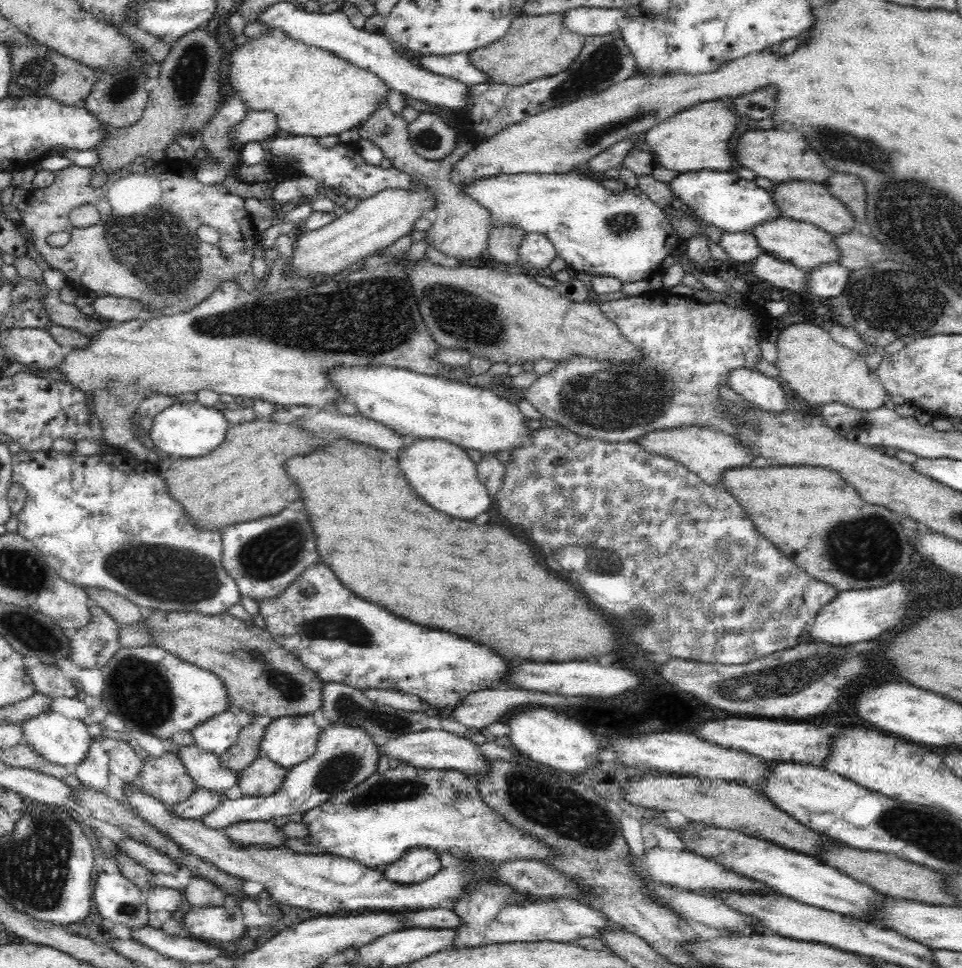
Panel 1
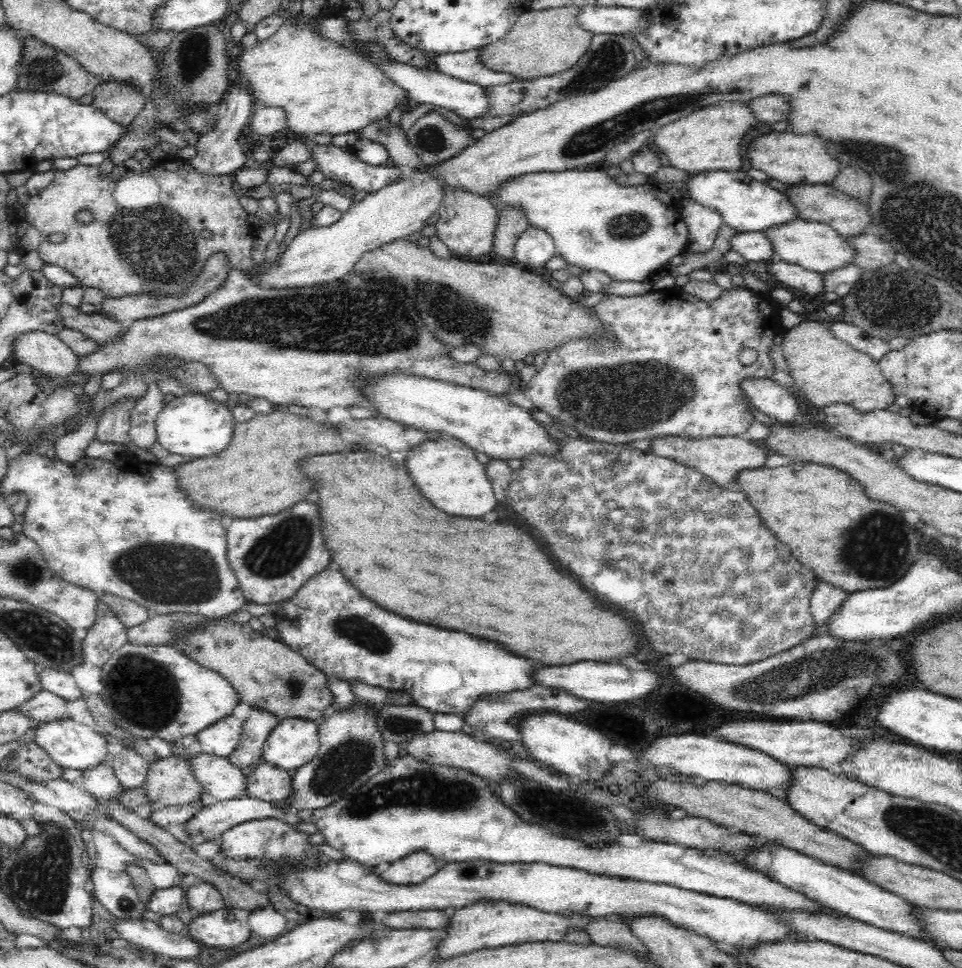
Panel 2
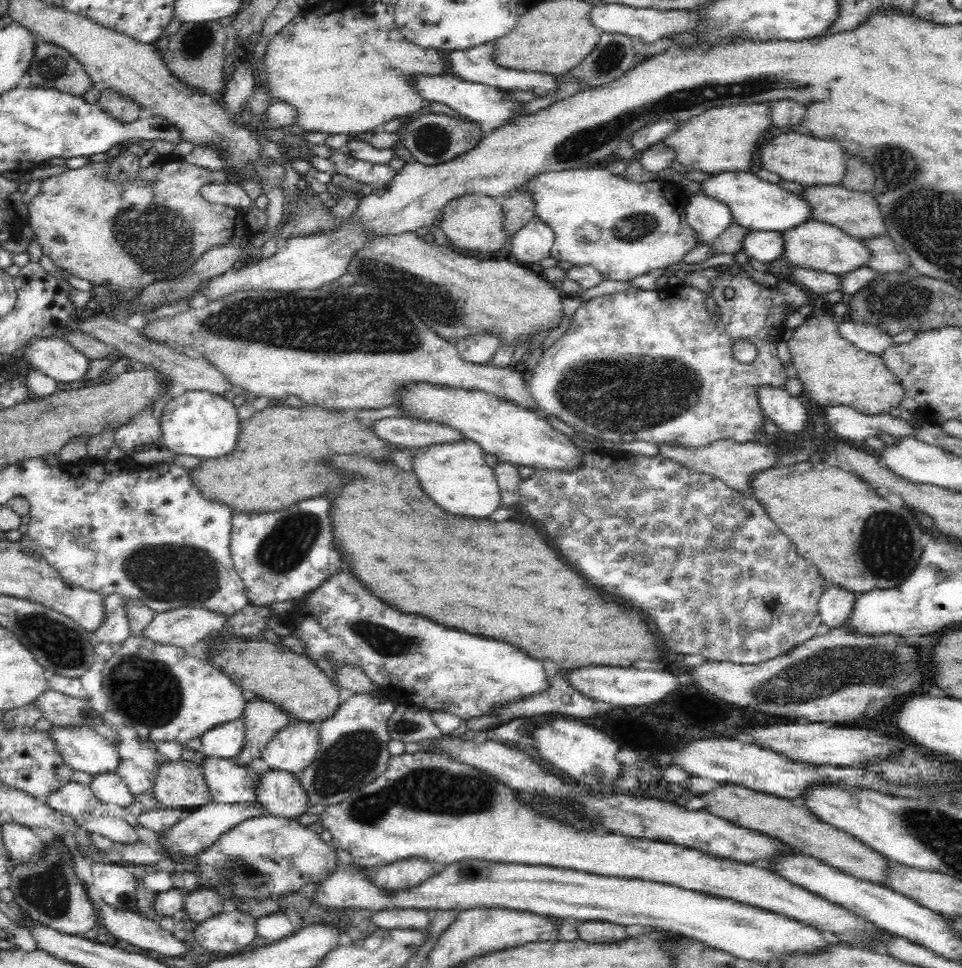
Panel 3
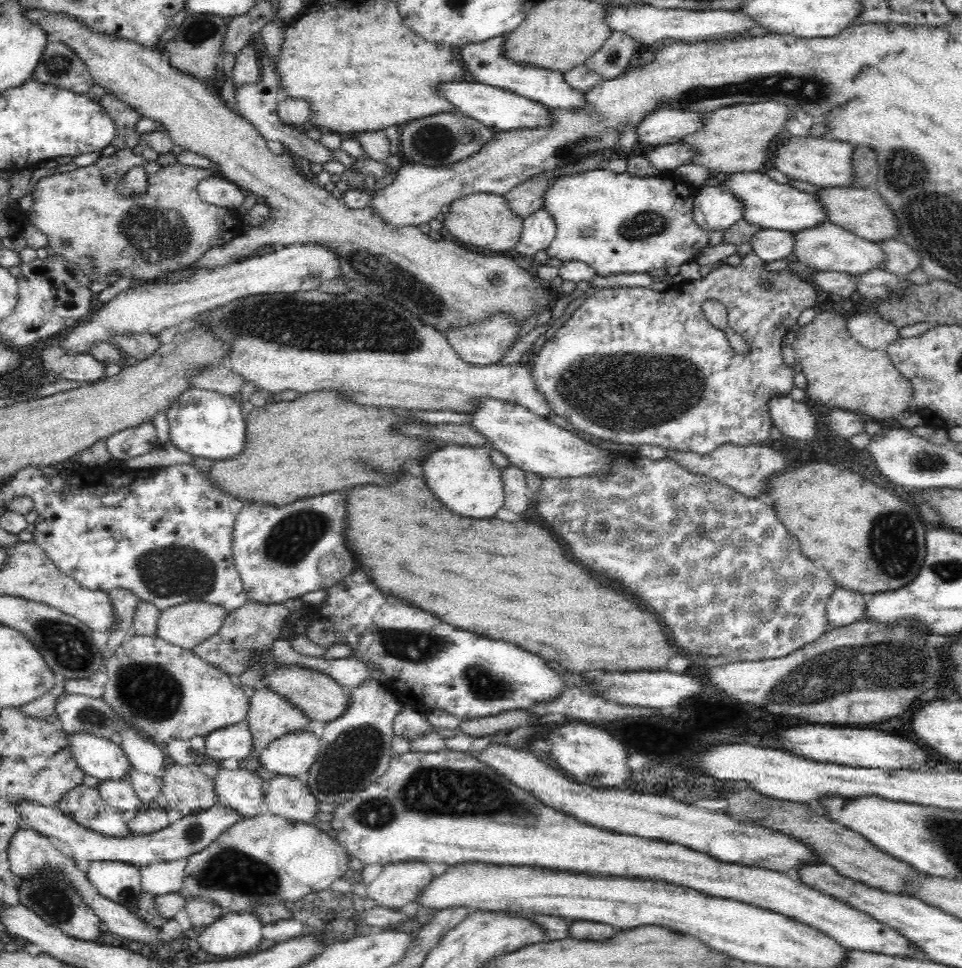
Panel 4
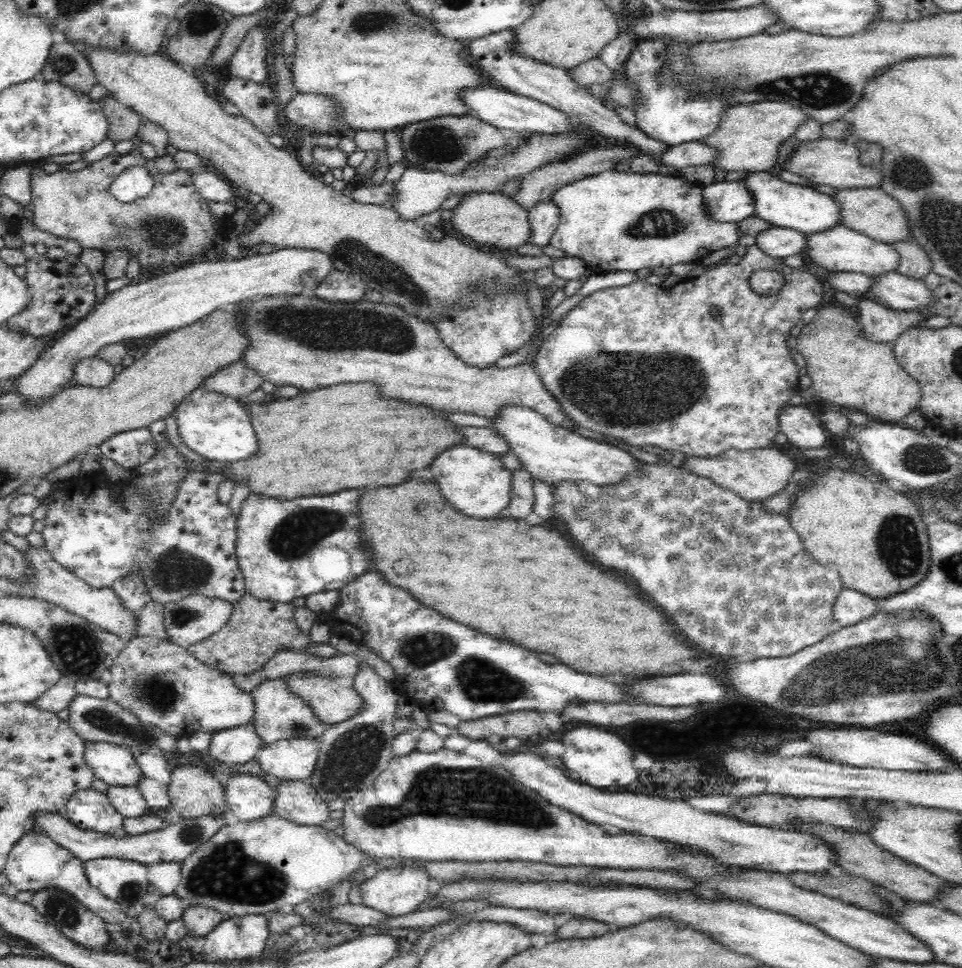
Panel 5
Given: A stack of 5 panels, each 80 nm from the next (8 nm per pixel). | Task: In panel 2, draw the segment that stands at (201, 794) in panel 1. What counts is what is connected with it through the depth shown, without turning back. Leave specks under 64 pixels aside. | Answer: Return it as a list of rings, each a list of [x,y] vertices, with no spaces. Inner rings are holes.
[[[201,795],[194,803],[178,804],[170,807],[156,807],[151,812],[149,818],[151,822],[165,828],[175,837],[181,837],[181,828],[188,822],[198,811],[211,804],[213,799]]]

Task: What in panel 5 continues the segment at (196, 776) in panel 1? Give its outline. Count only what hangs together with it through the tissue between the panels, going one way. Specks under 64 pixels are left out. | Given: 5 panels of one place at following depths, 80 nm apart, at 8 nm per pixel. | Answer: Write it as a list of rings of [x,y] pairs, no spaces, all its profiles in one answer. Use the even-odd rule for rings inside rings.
[[[250,773],[223,774],[226,810],[243,823],[274,814],[274,790],[264,779]]]

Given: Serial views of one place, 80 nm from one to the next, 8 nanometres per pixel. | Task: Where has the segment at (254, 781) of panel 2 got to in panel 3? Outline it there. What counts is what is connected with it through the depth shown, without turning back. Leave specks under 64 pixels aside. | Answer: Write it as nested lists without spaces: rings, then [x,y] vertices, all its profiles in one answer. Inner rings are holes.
[[[268,768],[258,774],[256,781],[256,801],[265,806],[270,815],[293,819],[309,807],[298,774]]]

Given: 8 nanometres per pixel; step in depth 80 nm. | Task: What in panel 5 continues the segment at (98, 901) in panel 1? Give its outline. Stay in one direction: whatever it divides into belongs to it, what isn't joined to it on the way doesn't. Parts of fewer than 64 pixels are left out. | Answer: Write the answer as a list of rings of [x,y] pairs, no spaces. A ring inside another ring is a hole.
[[[103,857],[84,863],[89,883],[106,898],[116,901],[121,909],[138,906],[149,888],[146,880],[148,868],[137,861],[120,857]]]

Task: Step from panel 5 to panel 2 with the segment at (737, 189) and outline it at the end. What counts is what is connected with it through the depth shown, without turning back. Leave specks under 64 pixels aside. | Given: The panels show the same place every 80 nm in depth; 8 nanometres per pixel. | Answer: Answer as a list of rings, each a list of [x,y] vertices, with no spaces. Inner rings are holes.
[[[682,198],[676,208],[687,224],[689,235],[688,250],[704,254],[712,249],[719,228],[723,225],[720,213],[708,209],[688,198]]]

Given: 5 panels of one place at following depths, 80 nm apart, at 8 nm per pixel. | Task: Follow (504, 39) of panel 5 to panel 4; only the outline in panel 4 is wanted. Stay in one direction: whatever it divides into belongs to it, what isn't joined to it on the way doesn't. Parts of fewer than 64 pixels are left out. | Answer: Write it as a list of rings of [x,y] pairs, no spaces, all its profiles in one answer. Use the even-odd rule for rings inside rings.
[[[504,35],[490,38],[484,42],[461,46],[460,60],[466,60],[467,66],[462,66],[464,71],[472,77],[472,81],[487,84],[496,88],[503,88],[518,96],[542,103],[545,108],[562,108],[576,111],[585,106],[585,98],[580,92],[574,91],[564,83],[563,73],[558,71],[536,68],[524,63],[516,63],[512,59],[502,57],[502,44]]]

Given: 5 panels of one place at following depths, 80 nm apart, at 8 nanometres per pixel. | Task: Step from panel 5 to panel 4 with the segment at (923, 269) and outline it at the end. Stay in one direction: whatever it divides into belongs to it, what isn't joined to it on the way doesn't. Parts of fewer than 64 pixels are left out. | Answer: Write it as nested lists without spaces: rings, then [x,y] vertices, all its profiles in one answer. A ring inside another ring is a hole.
[[[892,238],[876,240],[874,243],[884,251],[885,260],[881,265],[884,271],[904,278],[905,275],[910,274],[912,270],[916,270],[920,266],[916,252],[912,252],[902,240]]]

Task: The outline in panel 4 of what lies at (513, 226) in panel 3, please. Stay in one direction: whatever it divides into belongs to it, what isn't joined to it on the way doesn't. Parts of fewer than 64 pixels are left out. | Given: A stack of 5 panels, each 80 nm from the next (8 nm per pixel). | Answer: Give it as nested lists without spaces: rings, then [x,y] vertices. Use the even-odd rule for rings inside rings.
[[[566,170],[547,171],[530,178],[529,181],[518,184],[504,196],[510,211],[518,216],[518,219],[524,220],[529,214],[542,207],[542,198],[548,188],[548,182],[552,178],[566,174]]]

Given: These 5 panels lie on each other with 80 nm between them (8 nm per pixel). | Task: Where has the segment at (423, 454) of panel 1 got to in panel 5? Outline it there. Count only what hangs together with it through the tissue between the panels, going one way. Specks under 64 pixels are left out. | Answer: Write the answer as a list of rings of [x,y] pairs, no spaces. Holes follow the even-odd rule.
[[[454,445],[440,452],[430,464],[431,479],[438,484],[438,489],[447,501],[466,516],[474,518],[494,518],[507,506],[512,494],[512,472],[500,461],[500,456],[470,445]]]

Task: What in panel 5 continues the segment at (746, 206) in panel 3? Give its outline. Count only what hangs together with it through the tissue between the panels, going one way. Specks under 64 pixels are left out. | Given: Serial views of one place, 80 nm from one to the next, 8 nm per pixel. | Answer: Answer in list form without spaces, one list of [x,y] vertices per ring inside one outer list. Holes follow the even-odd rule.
[[[770,171],[748,173],[739,179],[738,183],[744,183],[744,187],[750,191],[754,199],[752,216],[769,222],[771,227],[790,228],[806,236],[842,225],[837,201],[828,194],[820,193],[810,187],[784,182]]]

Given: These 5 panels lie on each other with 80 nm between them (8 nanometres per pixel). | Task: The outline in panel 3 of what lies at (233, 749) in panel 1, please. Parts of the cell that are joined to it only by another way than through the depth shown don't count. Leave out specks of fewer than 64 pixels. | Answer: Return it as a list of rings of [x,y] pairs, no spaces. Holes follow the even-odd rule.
[[[260,697],[251,699],[245,707],[243,719],[245,743],[242,744],[242,750],[231,758],[232,762],[240,767],[250,764],[260,756],[273,736],[293,721],[288,713],[274,703],[263,701]]]

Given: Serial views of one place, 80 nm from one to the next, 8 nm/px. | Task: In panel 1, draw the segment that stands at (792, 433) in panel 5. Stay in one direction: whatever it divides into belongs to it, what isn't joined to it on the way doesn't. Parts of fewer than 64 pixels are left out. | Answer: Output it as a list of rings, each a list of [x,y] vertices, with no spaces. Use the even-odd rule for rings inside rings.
[[[738,368],[729,373],[729,385],[763,411],[778,415],[786,410],[786,396],[779,378],[769,378],[754,368]]]

